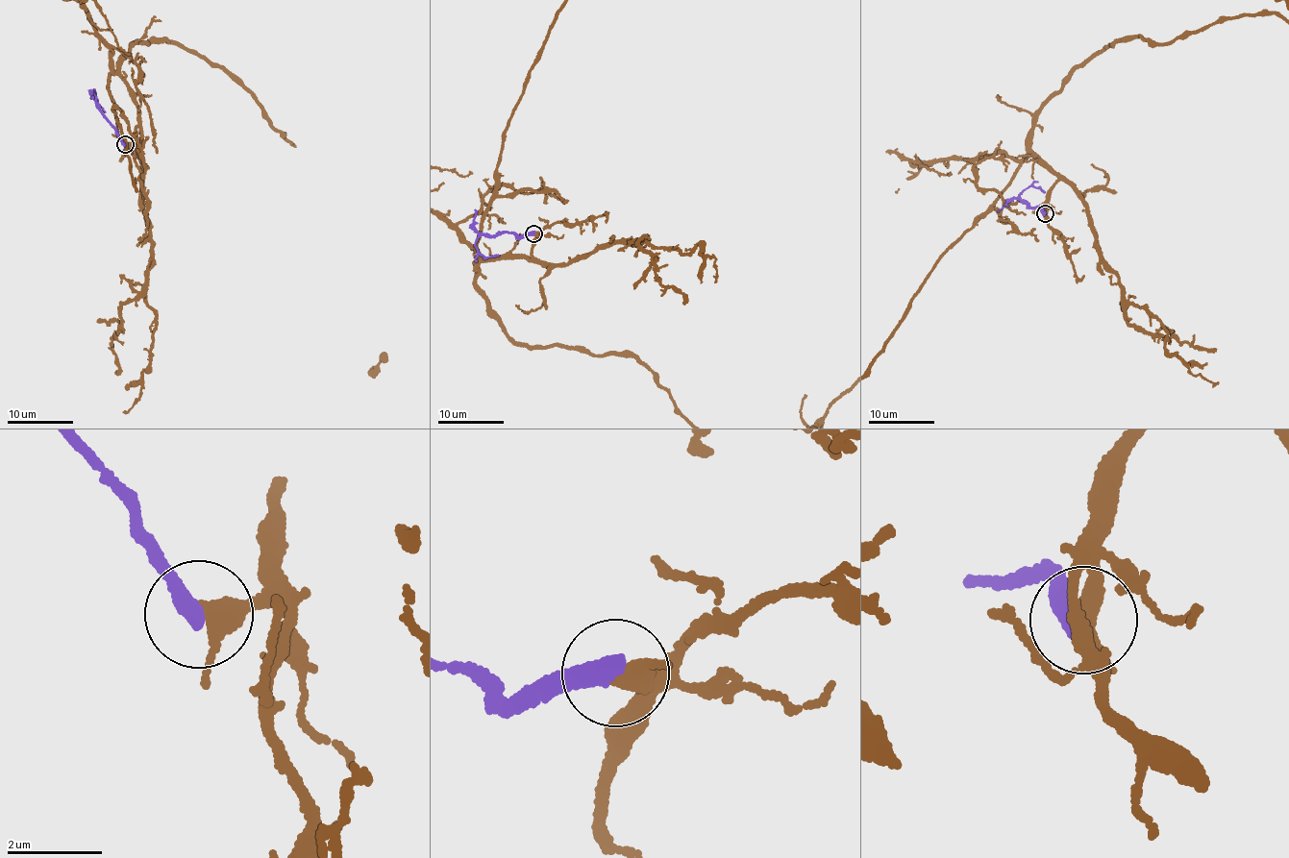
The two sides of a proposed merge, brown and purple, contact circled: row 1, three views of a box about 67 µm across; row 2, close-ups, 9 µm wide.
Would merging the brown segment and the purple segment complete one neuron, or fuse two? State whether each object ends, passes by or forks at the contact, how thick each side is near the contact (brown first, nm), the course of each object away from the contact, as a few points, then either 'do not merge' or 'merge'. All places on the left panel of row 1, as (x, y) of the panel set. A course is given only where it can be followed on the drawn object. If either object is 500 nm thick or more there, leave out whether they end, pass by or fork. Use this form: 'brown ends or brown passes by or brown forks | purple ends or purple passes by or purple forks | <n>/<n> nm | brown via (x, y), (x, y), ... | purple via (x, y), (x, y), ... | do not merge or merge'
brown passes by | purple ends | 360/400 nm | purple via (125, 144), (96, 104), (93, 92), (106, 111) | merge

